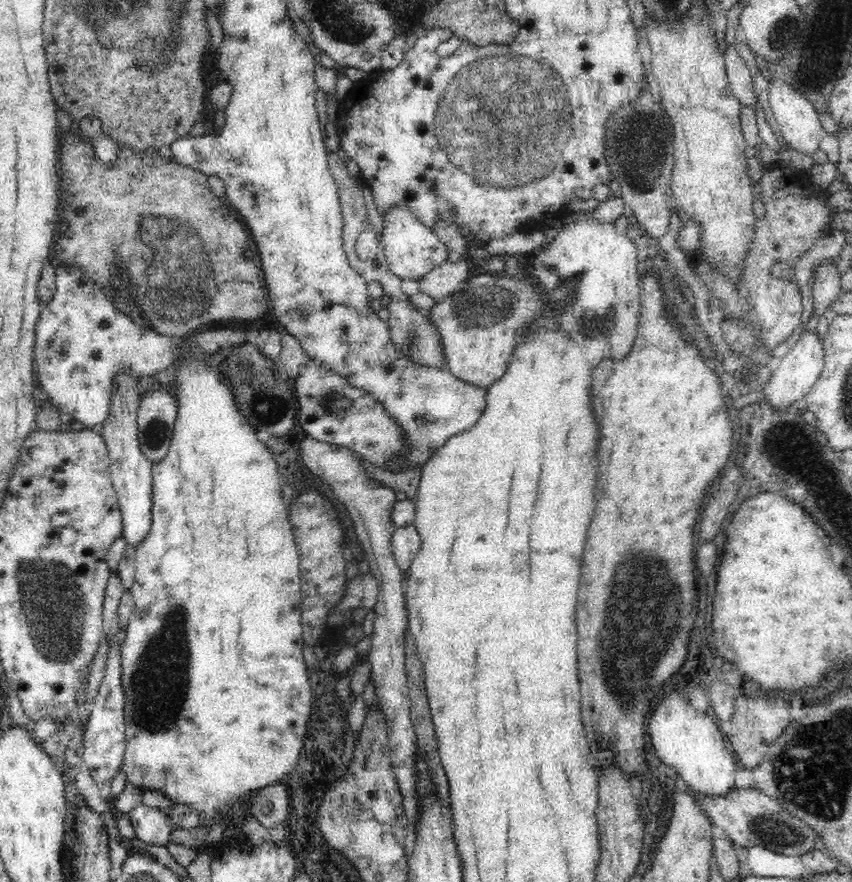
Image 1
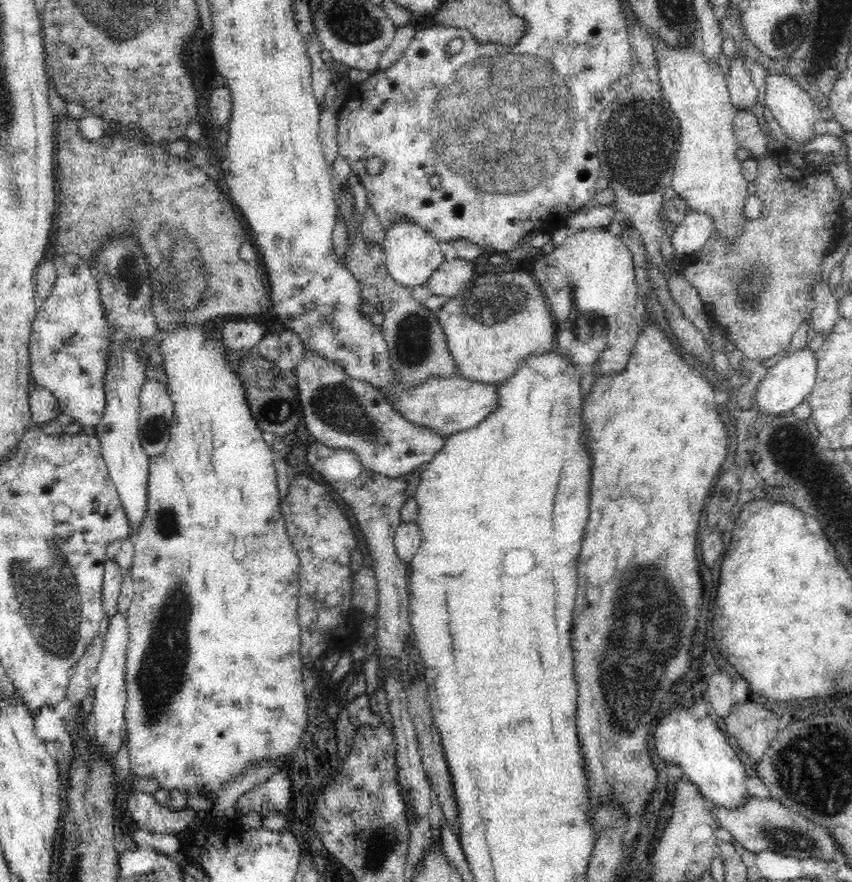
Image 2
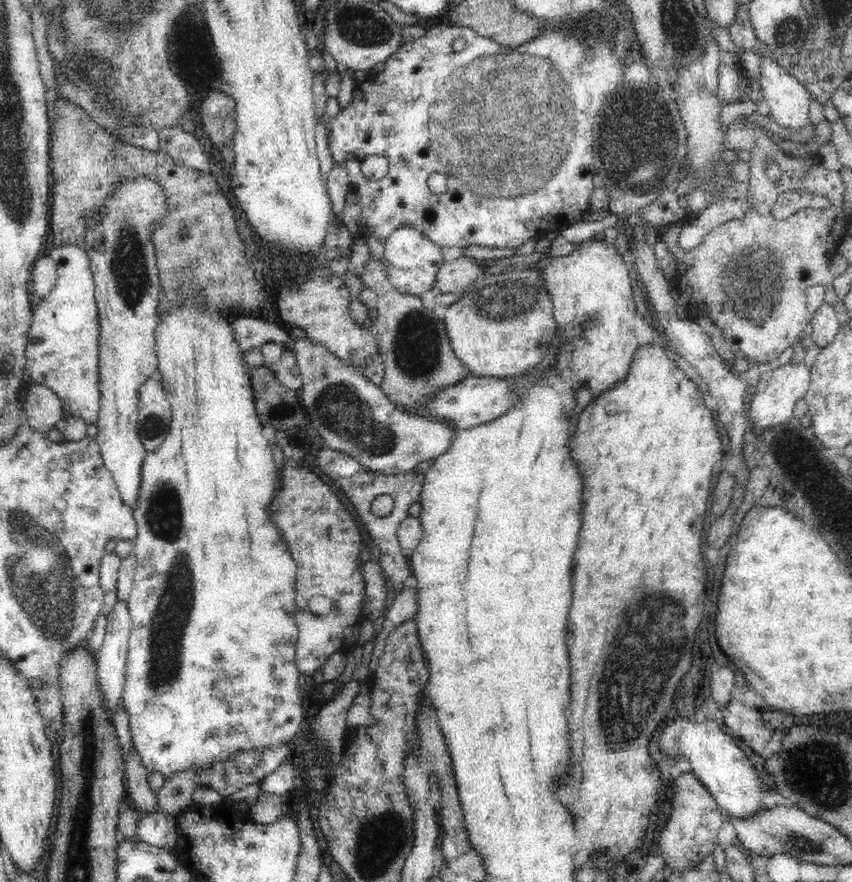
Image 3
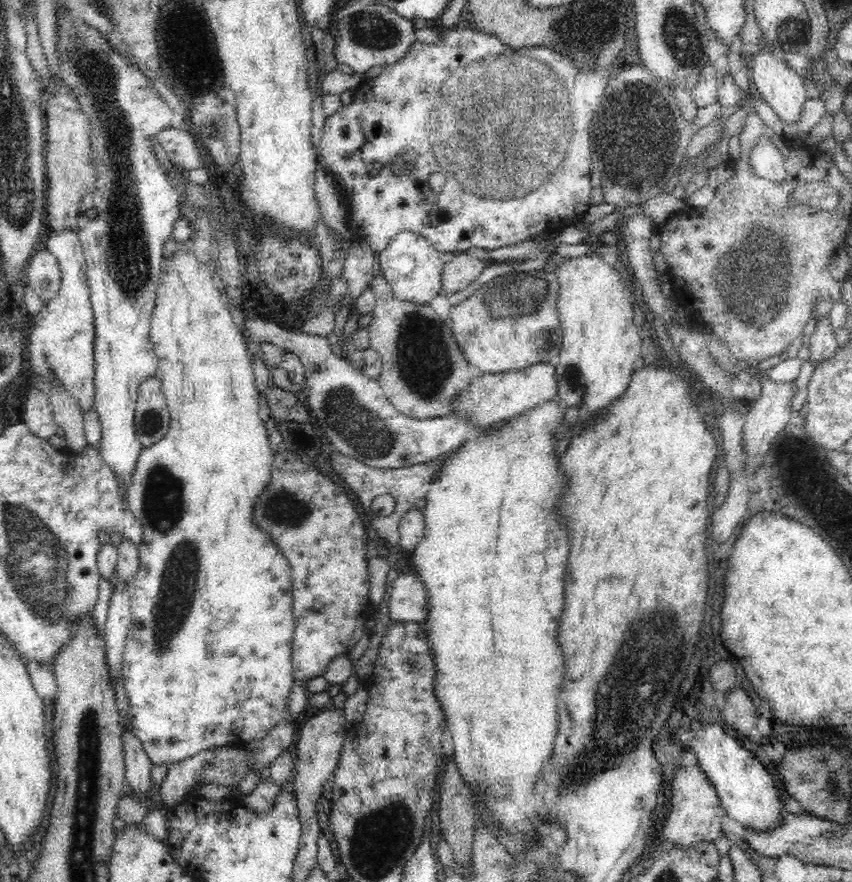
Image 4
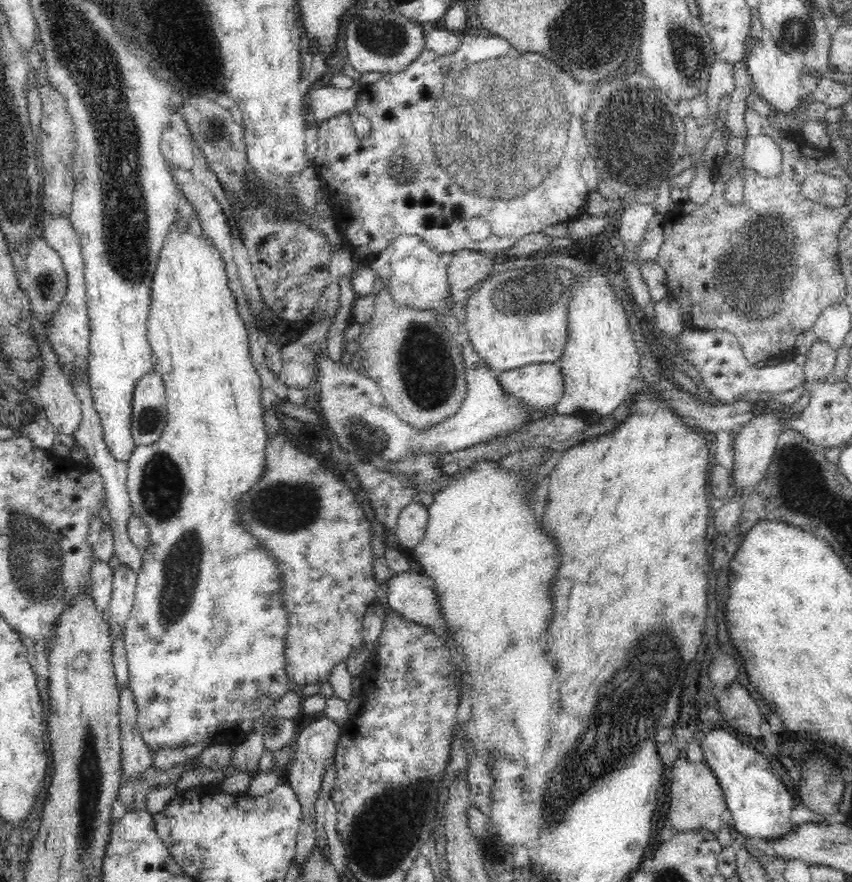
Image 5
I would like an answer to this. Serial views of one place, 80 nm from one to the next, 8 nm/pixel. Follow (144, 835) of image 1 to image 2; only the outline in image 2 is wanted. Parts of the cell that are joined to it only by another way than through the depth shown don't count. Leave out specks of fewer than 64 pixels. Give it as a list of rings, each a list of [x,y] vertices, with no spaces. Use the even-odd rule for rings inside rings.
[[[132,792],[128,797],[126,810],[132,818],[132,826],[151,832],[183,831],[193,823],[196,812],[186,807],[170,811],[160,806],[150,792]]]

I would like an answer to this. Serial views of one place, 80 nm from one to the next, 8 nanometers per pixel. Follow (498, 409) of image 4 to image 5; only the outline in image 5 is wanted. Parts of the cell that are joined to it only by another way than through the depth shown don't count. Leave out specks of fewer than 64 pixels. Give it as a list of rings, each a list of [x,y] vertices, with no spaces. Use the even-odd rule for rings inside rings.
[[[560,361],[529,364],[498,373],[504,392],[510,392],[525,408],[558,407],[564,394],[564,379]]]

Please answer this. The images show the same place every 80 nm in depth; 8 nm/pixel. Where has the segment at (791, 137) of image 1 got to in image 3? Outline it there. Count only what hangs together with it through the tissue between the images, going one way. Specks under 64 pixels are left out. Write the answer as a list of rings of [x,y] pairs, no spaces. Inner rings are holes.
[[[762,58],[759,67],[763,98],[771,110],[772,121],[796,131],[806,127],[811,102],[808,89],[780,65],[770,62],[770,58]]]

